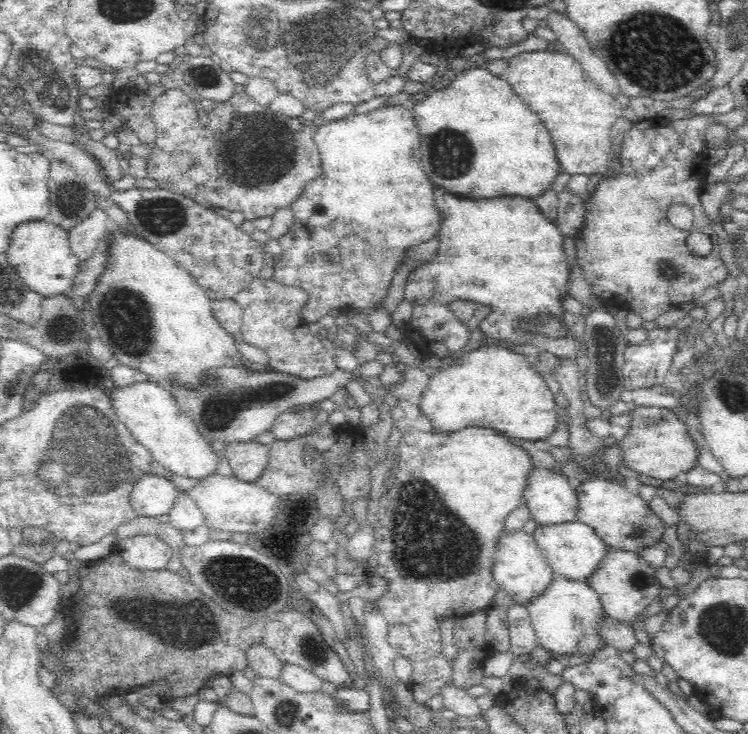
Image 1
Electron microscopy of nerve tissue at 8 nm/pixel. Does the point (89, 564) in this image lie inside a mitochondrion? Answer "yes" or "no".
no

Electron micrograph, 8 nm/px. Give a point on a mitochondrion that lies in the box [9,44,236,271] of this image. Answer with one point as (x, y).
(46, 72)

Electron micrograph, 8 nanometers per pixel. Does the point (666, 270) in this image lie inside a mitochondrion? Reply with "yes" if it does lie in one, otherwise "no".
yes

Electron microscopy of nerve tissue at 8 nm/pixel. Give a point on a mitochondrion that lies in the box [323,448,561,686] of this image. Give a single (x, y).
(431, 549)

